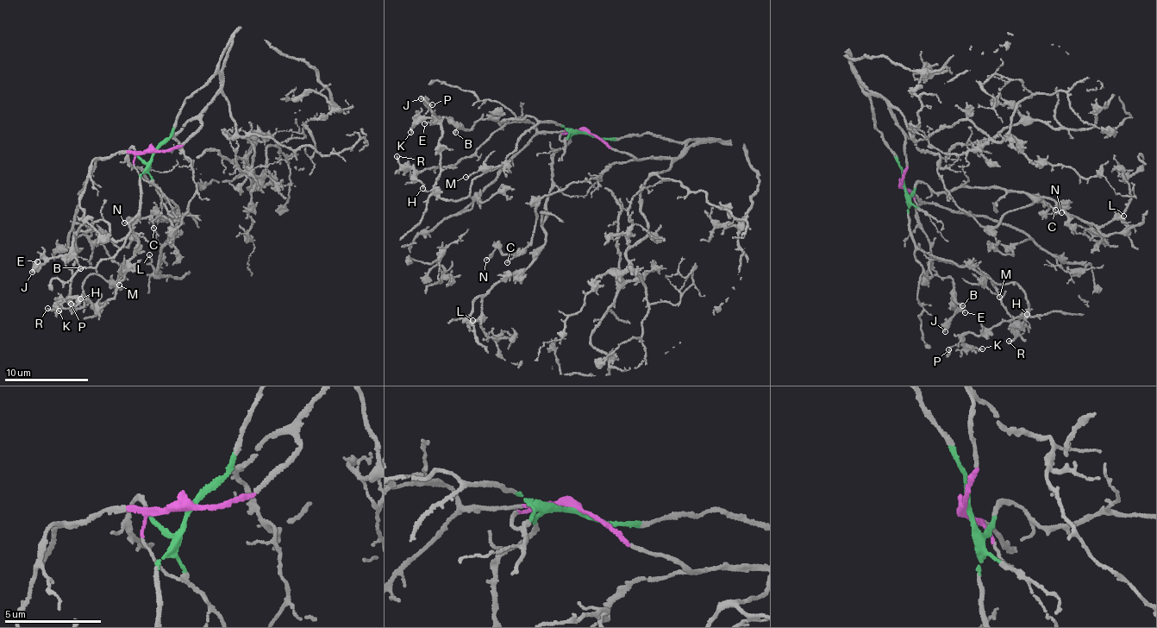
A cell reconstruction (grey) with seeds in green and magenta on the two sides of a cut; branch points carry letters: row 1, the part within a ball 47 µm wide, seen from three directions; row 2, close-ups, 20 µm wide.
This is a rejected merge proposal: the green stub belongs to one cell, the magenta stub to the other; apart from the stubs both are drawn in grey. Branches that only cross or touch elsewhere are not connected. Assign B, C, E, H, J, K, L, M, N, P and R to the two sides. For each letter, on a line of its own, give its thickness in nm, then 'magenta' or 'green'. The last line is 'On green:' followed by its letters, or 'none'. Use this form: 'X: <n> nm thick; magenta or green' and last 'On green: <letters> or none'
B: 130 nm thick; magenta
C: 140 nm thick; magenta
E: 180 nm thick; magenta
H: 150 nm thick; green
J: 440 nm thick; magenta
K: 190 nm thick; green
L: 110 nm thick; green
M: 110 nm thick; green
N: 190 nm thick; magenta
P: 120 nm thick; green
R: 180 nm thick; green
On green: H, K, L, M, P, R

